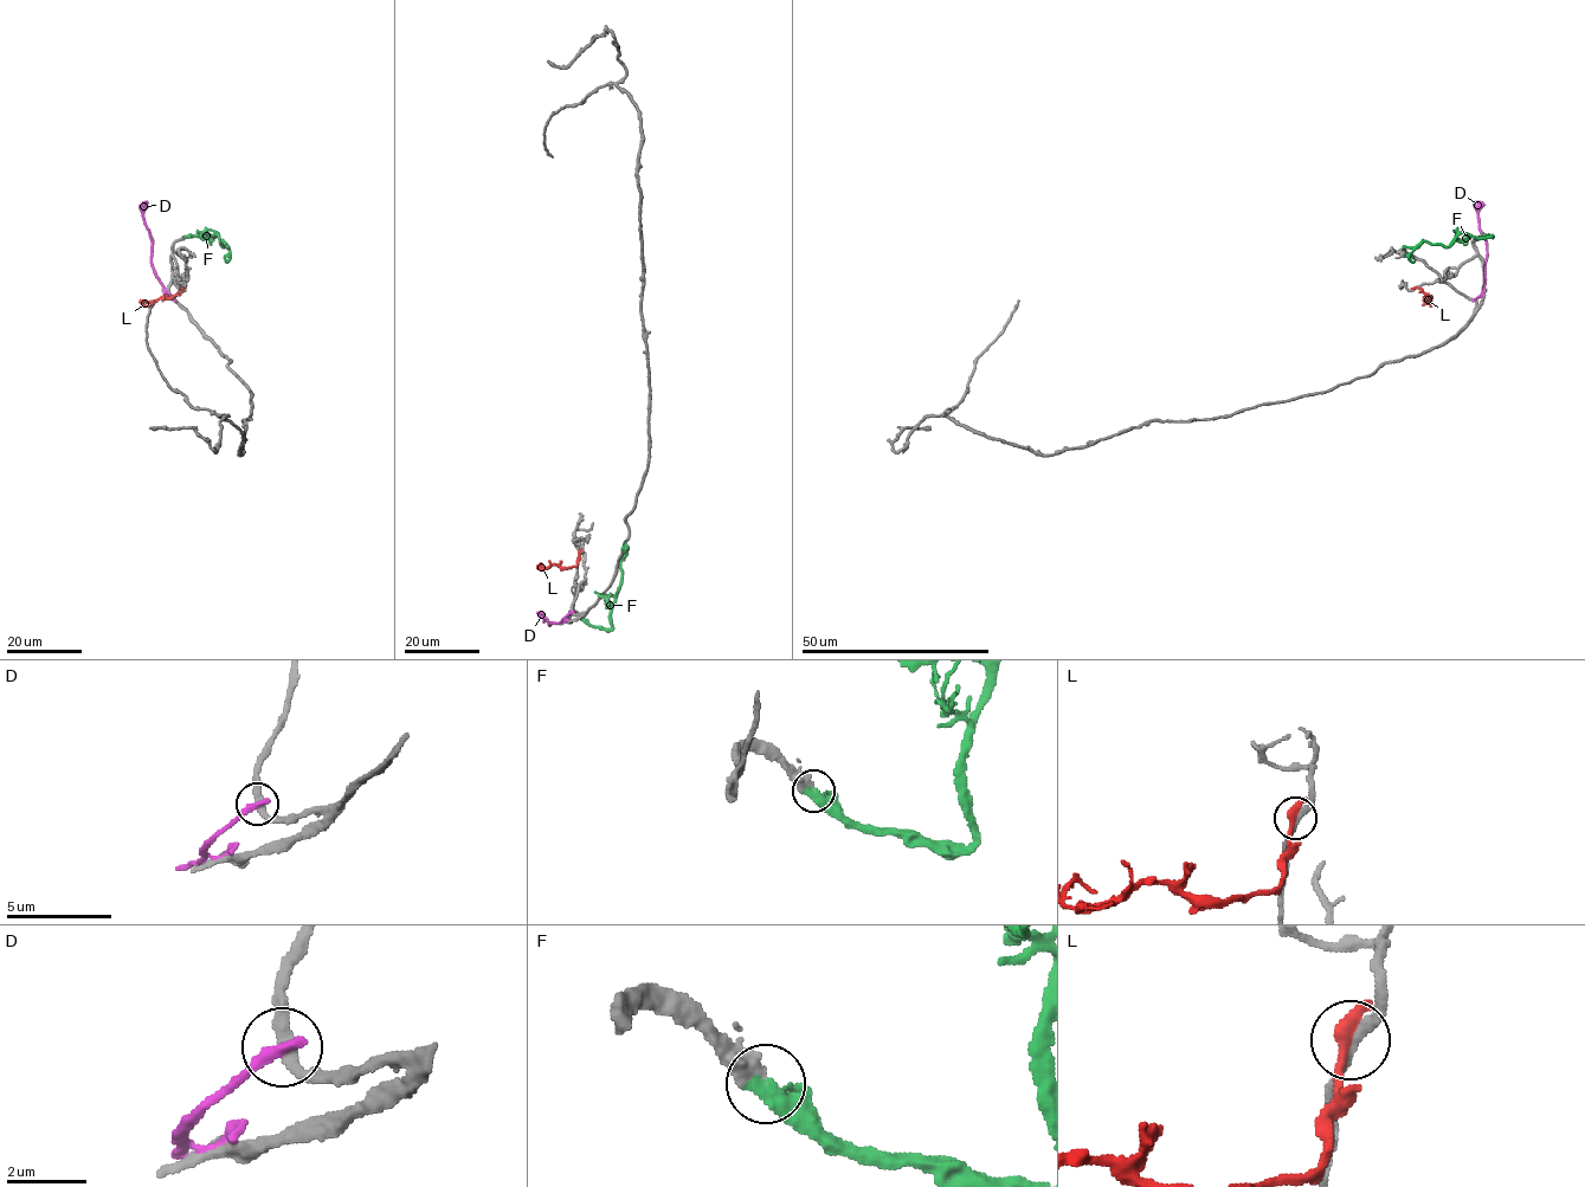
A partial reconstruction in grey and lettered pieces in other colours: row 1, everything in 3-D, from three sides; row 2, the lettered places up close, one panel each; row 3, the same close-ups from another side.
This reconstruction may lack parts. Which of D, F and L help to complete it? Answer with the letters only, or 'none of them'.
F

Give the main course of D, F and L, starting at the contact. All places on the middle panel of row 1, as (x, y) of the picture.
D: (572, 612), (560, 623), (549, 625), (541, 615), (543, 613)
F: (584, 619), (593, 626), (611, 629), (611, 612), (622, 578), (620, 561), (627, 547), (623, 553)
L: (579, 553), (575, 566), (552, 565), (541, 569), (547, 568)

